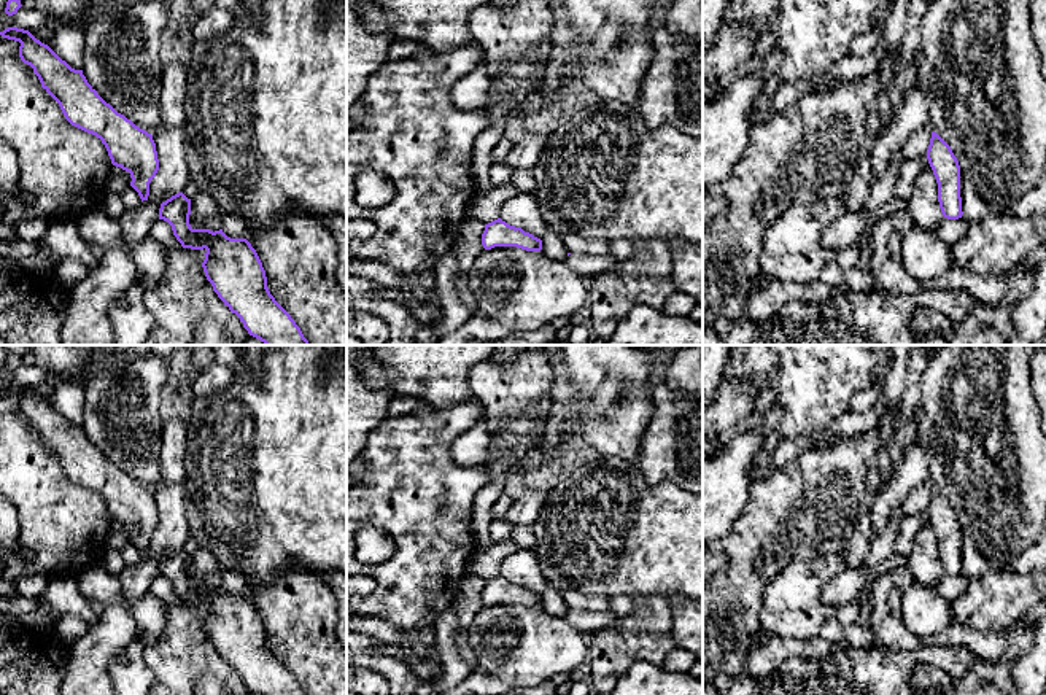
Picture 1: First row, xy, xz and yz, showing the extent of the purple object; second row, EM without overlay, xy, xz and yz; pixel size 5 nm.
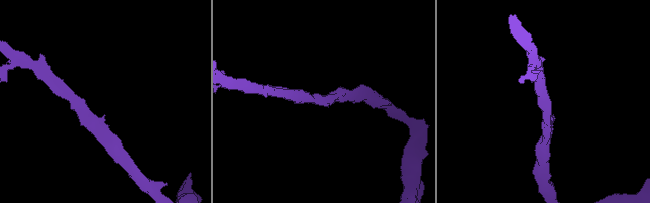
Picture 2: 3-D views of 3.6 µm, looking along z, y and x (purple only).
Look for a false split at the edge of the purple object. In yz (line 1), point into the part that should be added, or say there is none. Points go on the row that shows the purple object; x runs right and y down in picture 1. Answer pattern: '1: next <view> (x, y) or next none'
1: next none

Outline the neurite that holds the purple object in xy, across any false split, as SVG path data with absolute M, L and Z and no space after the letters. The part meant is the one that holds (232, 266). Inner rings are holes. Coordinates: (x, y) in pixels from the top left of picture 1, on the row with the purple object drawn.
M183 192L159 208L159 219L172 226L183 248L207 250L202 262L205 277L248 334L265 345L312 345L270 294L265 270L251 243L246 239L231 239L223 229L192 229L189 215L191 199Z

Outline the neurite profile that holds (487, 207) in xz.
M510 181L506 184L493 186L483 196L477 196L469 208L469 215L488 224L501 216L502 205L520 191Z

